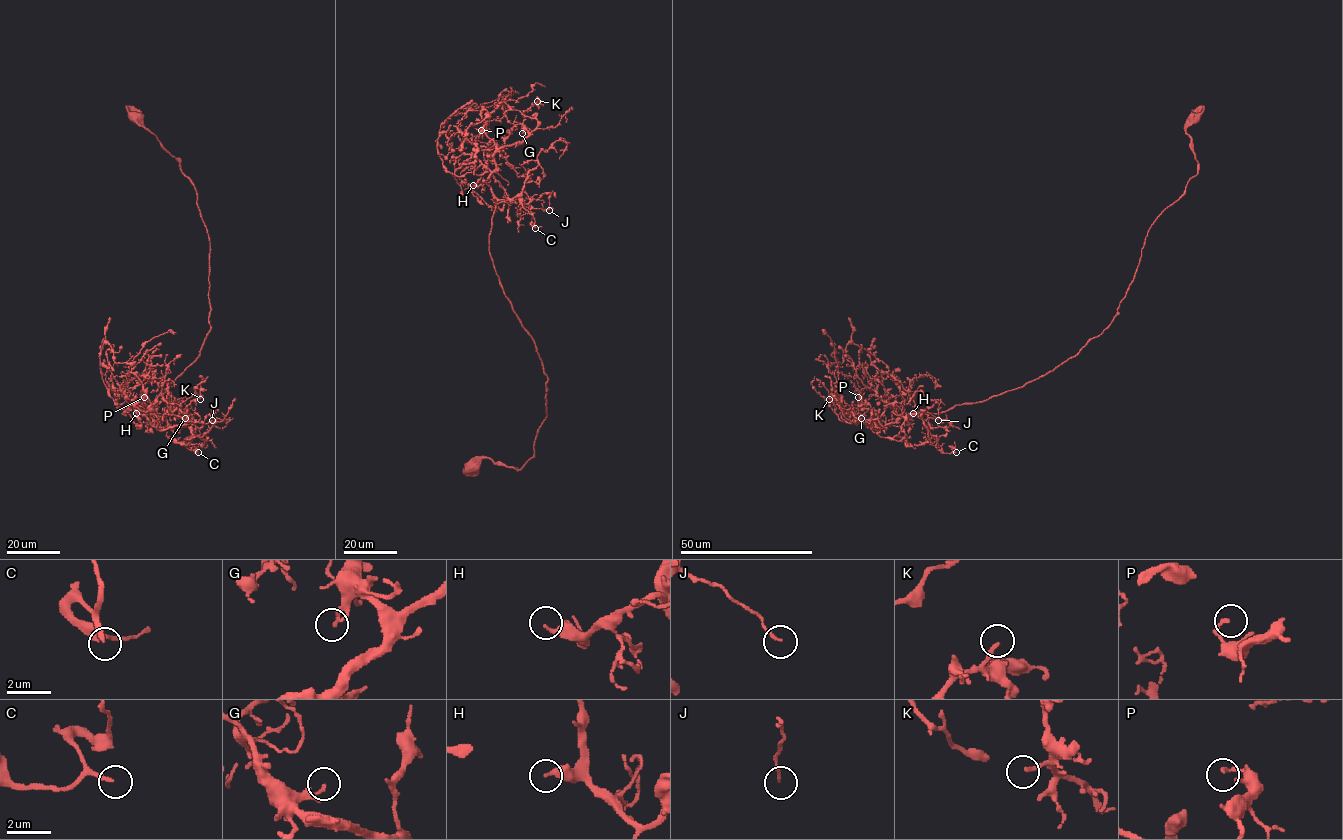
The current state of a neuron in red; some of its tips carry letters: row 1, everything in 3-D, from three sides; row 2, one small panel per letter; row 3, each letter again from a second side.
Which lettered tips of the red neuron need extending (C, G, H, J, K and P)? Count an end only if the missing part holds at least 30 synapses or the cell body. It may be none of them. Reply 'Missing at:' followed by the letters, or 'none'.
Missing at: C

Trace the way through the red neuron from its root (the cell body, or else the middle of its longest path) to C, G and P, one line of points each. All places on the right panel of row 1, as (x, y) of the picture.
C: (1194, 118), (1186, 133), (1198, 173), (1149, 229), (1113, 321), (1023, 387), (930, 413), (925, 443), (956, 452)
G: (1194, 118), (1186, 133), (1198, 173), (1151, 226), (1100, 335), (982, 401), (877, 429), (861, 418)
P: (1194, 118), (1198, 173), (1149, 229), (1113, 321), (1075, 355), (878, 428), (858, 397)

